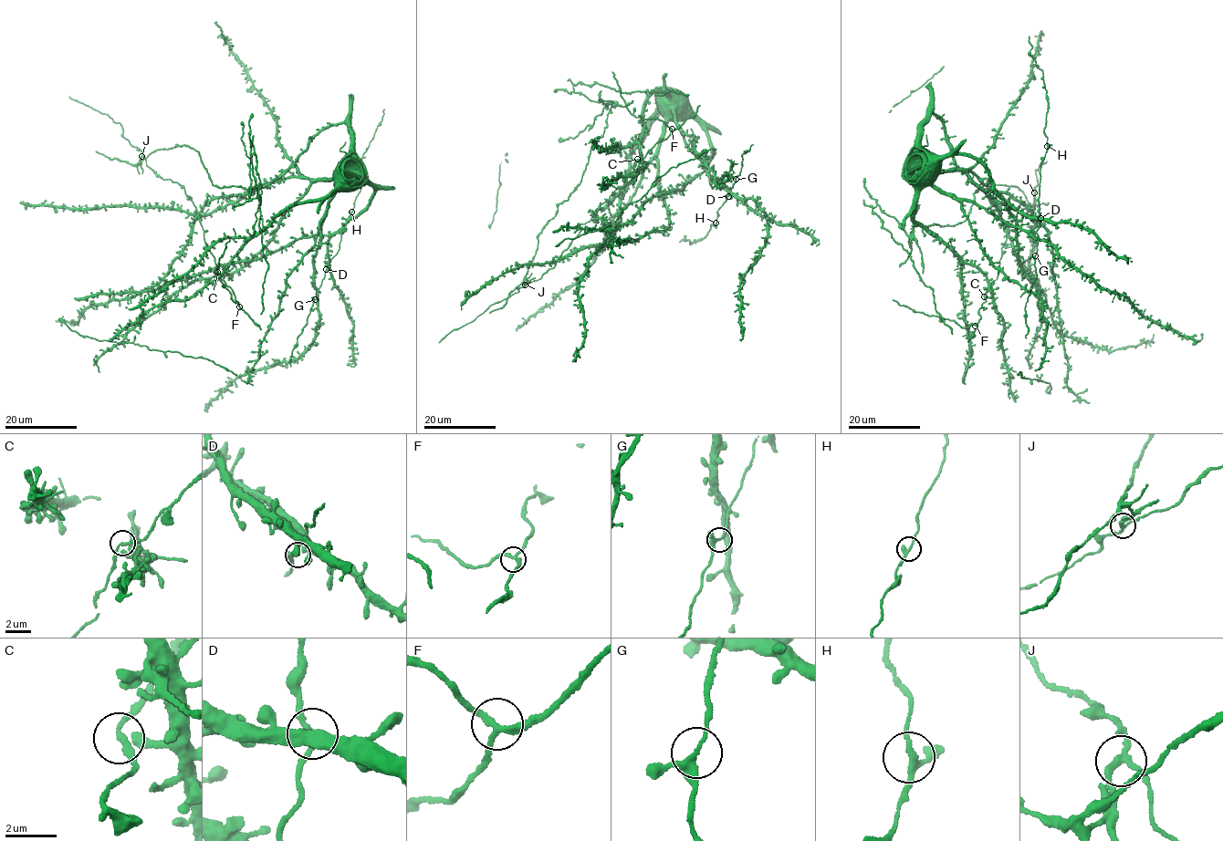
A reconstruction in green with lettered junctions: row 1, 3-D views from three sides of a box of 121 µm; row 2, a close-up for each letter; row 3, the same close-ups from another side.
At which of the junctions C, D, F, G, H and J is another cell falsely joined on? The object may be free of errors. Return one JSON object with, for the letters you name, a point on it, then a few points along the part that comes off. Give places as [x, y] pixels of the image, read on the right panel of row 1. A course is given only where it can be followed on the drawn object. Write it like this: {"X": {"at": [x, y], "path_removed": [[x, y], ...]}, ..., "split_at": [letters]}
{"J": {"at": [1034, 192], "path_removed": [[1034, 192], [1031, 205], [1017, 187], [987, 183], [967, 218], [917, 225], [910, 243], [917, 187], [909, 170]]}, "split_at": ["J"]}

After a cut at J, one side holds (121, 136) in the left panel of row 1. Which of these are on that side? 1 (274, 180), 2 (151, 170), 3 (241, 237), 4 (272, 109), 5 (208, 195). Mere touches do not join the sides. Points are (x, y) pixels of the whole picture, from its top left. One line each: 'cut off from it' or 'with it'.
1: with it
2: with it
3: with it
4: with it
5: with it

